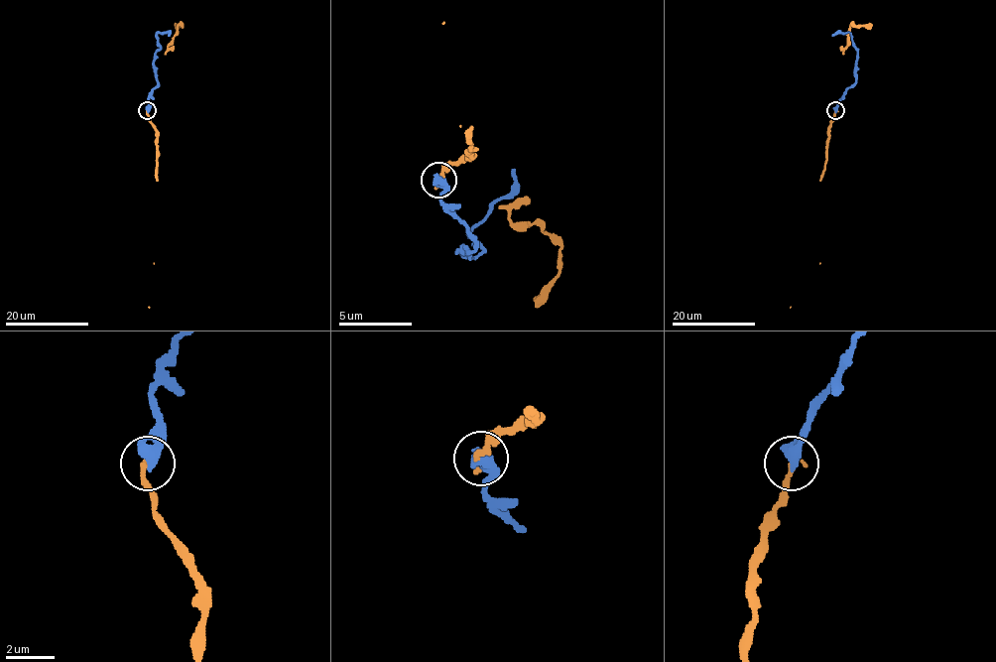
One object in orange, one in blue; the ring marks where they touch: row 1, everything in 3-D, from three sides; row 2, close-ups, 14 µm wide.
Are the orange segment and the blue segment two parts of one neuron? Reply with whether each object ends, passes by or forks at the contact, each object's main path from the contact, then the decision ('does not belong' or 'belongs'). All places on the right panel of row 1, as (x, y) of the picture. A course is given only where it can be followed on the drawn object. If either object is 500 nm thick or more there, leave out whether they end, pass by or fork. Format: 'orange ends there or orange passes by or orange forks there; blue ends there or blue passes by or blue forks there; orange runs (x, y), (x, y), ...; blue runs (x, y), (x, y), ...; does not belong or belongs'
orange runs (835, 110), (820, 181), (820, 263), (791, 308); blue runs (835, 110), (843, 92), (855, 82), (857, 53), (848, 32), (832, 35); does not belong

